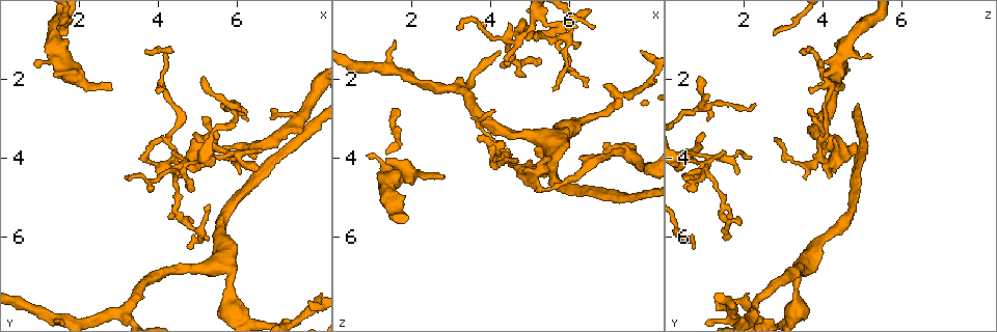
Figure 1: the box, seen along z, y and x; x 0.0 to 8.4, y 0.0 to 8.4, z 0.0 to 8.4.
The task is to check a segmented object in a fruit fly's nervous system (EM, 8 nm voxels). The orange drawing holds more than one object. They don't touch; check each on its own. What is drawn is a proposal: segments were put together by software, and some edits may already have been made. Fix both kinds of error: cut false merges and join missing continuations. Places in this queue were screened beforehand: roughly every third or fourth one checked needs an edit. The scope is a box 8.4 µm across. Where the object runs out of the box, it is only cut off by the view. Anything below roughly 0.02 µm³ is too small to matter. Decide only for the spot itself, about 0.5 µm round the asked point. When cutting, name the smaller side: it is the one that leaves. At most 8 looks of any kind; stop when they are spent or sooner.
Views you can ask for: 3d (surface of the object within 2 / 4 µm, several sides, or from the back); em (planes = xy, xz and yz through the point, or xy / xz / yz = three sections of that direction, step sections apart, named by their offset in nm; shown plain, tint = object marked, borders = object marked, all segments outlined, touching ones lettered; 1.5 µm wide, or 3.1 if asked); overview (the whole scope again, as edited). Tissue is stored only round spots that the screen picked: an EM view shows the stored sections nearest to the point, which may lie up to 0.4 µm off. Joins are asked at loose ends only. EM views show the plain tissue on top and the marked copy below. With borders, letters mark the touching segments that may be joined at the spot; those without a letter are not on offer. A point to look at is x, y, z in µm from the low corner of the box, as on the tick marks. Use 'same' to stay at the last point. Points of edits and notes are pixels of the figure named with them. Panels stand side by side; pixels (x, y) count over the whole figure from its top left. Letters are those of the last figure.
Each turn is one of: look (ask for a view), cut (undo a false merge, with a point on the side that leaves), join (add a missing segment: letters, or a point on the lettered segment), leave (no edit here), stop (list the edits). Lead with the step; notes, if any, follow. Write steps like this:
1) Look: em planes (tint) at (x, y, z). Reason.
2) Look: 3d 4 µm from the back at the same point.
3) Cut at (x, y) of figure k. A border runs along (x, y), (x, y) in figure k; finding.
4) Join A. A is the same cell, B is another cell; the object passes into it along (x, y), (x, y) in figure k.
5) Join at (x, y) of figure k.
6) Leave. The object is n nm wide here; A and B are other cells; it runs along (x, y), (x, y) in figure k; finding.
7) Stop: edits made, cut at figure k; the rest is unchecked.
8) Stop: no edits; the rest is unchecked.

Look: em yz step 4 (borders) at (7.80, 7.65, 1.30).

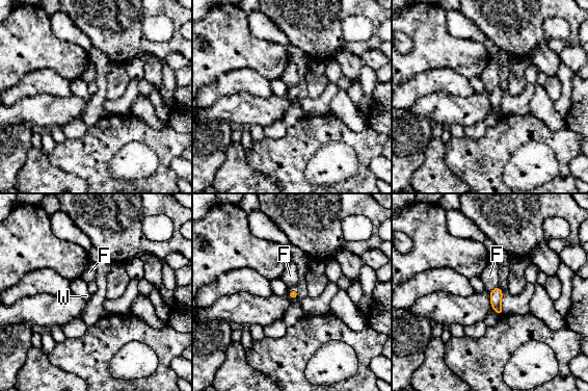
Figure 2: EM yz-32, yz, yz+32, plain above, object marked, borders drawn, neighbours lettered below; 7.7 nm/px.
Look: em planes (borders) at the same point.

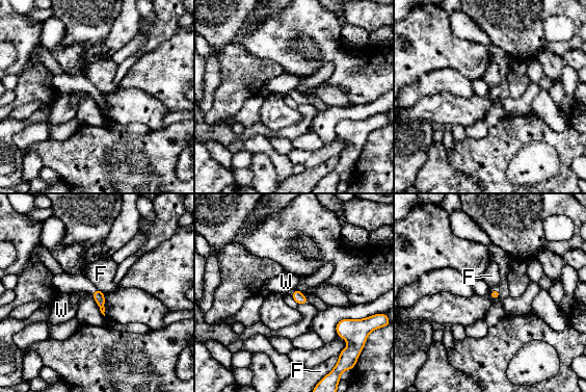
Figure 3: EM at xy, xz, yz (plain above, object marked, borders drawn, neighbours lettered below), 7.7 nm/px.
Leave. F and W are other cells; none of them fits.

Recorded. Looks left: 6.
Look: em yz step 8 (borders) at (5.60, 2.60, 2.30). Thin end.

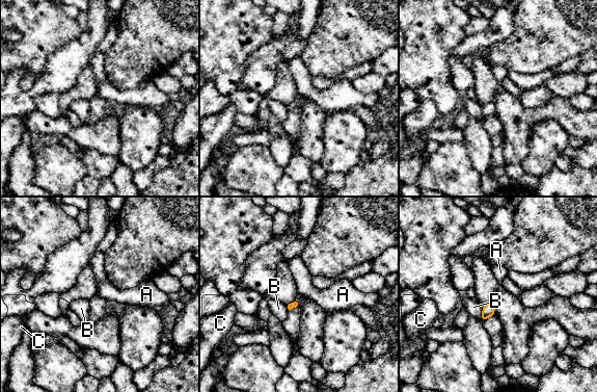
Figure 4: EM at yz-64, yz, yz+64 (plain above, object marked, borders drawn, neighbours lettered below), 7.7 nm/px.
Join A. A is the same cell, B and C are other cells; it goes on there.

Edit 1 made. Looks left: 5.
Look: em planes (tint) at (2.80, 2.25, 4.50). Branch stops here.

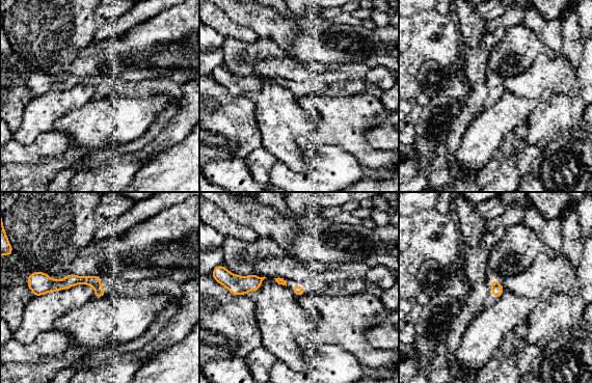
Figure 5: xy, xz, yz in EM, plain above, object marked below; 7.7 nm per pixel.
Look: em planes (borders) at the same point. See the neighbours.

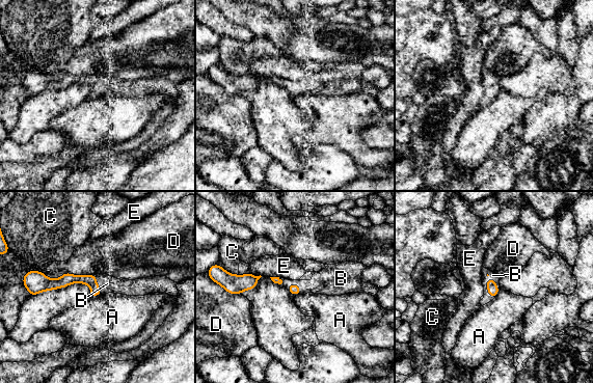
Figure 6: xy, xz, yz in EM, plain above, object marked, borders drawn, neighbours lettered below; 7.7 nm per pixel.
Join B. B is the same cell, A, C, D and E are other cells; it goes on there.

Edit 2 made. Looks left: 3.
Stop: edits made, join at figure 4, join at figure 6; the rest is unchecked.

